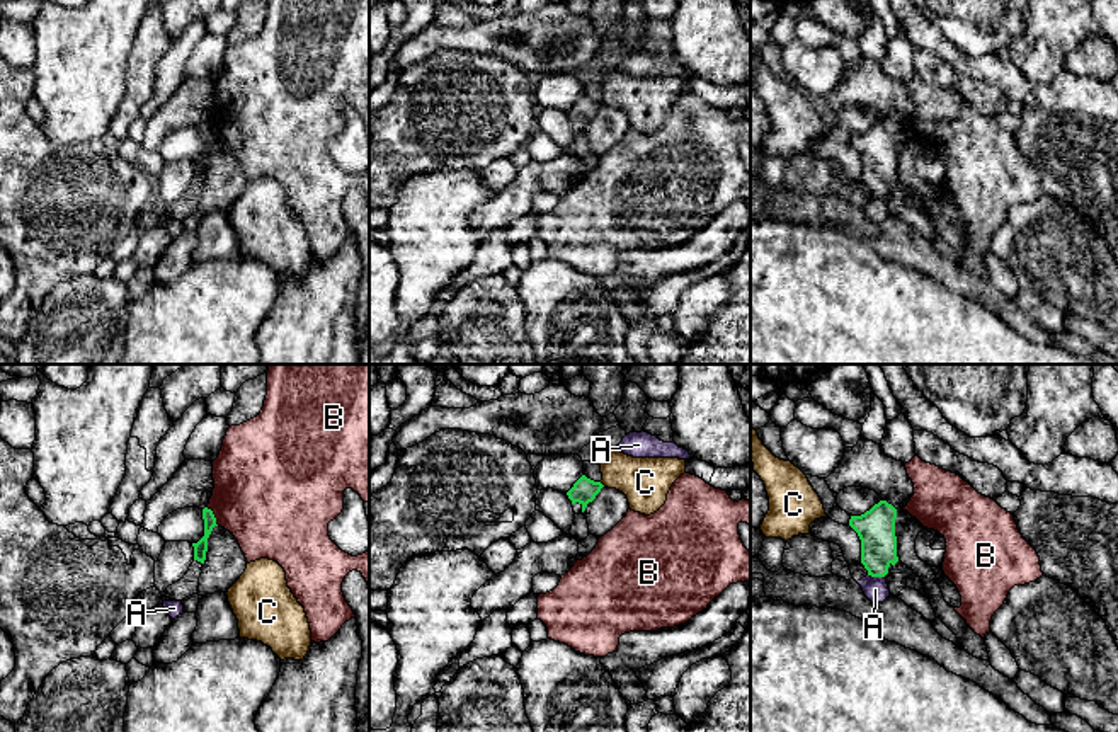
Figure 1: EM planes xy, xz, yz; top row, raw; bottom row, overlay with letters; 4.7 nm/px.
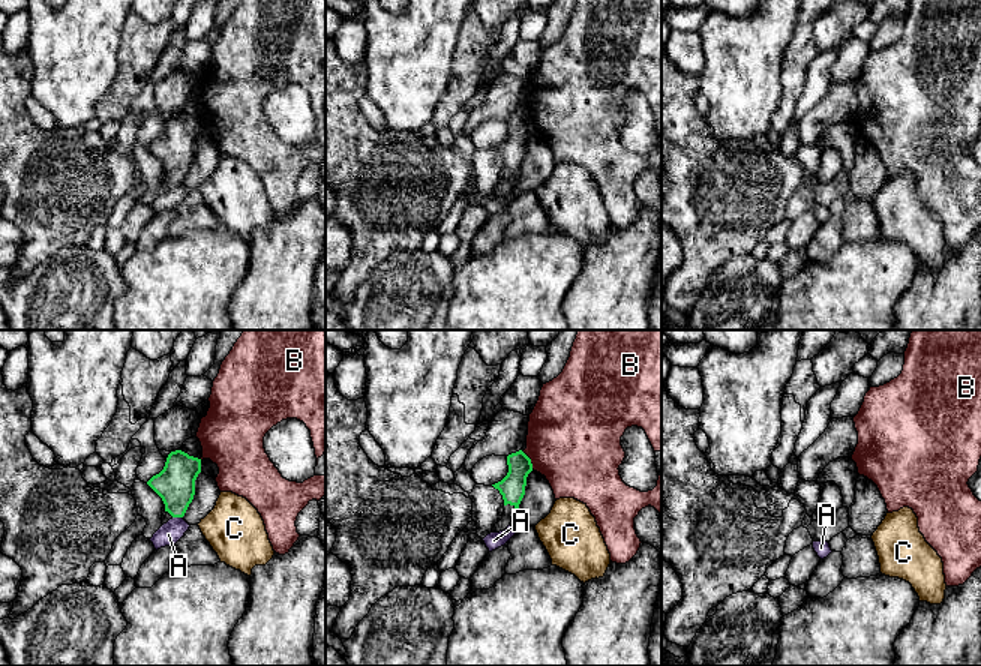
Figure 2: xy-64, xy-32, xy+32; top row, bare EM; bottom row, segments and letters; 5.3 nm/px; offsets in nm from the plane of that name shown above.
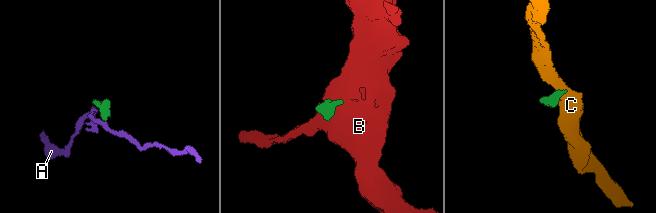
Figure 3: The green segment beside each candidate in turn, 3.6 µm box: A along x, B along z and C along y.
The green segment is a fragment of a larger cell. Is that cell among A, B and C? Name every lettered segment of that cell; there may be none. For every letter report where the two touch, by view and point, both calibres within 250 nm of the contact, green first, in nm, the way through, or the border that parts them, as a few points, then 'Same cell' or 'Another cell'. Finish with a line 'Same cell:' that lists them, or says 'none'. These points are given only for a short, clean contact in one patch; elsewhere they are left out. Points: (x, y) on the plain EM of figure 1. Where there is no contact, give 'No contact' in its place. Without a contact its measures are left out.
A: Touches green at yz (877, 194). Thickness 180 nm (green) against 110 nm. Boundary: yz (868, 193), (884, 196). Another cell
B: Touches green at xy (213, 135). Thickness 60 nm (green) against 460 nm. Boundary: xy (206, 126), (218, 143). Another cell
C: Touches green at xz (601, 102). Thickness 120 nm (green) against 240 nm. Boundary: xz (599, 101), (604, 104). Another cell
Same cell: none

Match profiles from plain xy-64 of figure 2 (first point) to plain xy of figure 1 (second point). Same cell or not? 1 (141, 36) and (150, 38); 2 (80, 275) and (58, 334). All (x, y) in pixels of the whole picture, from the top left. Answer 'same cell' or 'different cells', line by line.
1: same cell
2: same cell

